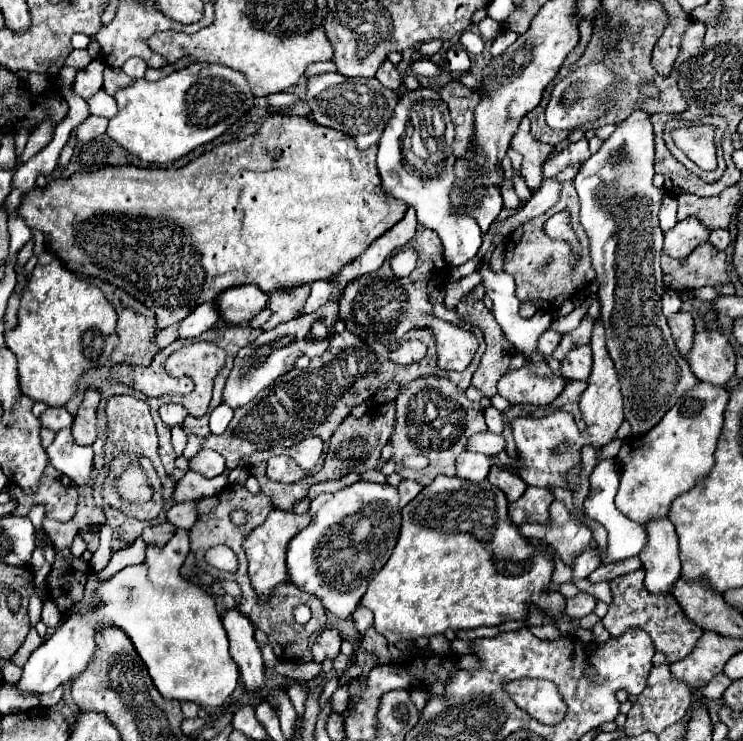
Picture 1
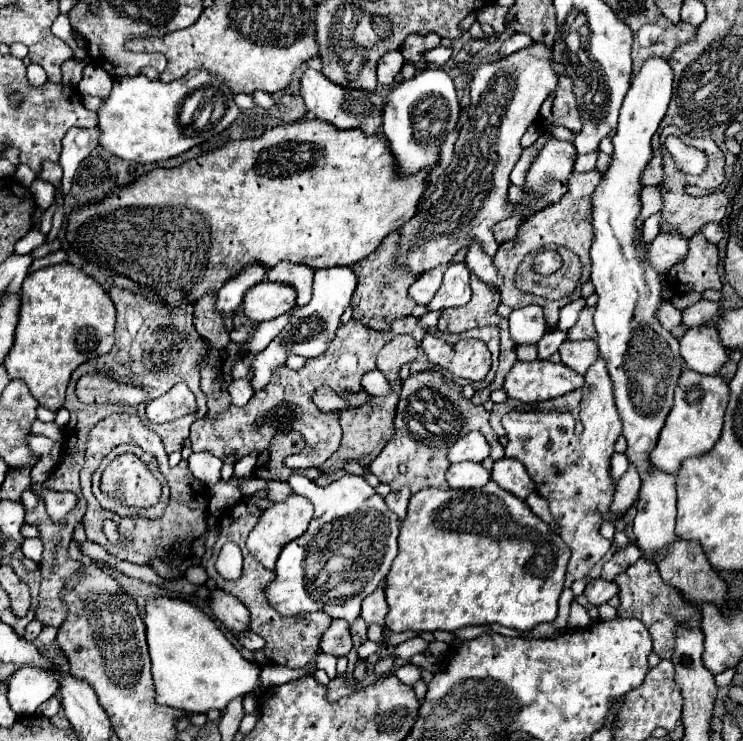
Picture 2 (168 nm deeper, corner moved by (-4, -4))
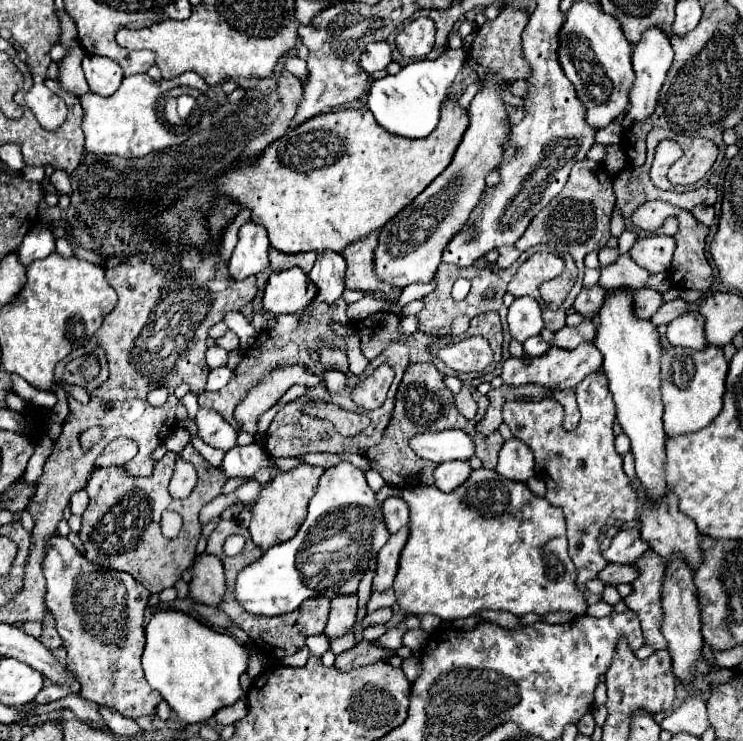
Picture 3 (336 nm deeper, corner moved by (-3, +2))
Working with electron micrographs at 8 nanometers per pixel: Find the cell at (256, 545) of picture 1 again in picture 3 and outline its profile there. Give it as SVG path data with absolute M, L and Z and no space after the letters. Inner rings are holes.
M301 464L297 468L293 468L291 472L283 472L277 478L273 478L265 490L261 492L259 500L253 506L253 520L249 524L249 534L253 538L253 542L265 552L275 544L287 542L291 536L297 534L299 526L305 520L307 514L307 504L313 498L319 478L323 474L323 468L317 466L309 466L309 464Z

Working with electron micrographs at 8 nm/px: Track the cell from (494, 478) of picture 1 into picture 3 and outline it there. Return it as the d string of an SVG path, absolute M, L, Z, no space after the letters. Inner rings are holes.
M511 438L499 450L499 462L495 470L507 480L527 482L533 476L533 454L521 440Z

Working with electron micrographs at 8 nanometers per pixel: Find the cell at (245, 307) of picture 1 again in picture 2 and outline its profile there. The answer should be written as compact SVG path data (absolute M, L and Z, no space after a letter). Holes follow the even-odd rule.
M260 282L244 296L244 312L252 322L278 318L296 308L296 290L282 282Z

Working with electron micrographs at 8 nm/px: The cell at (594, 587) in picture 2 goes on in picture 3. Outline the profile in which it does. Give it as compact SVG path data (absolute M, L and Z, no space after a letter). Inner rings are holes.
M607 564L607 566L599 572L599 580L601 580L603 584L609 584L609 586L631 584L635 578L637 578L637 570L635 570L635 566L631 566L631 564L627 564L627 566Z

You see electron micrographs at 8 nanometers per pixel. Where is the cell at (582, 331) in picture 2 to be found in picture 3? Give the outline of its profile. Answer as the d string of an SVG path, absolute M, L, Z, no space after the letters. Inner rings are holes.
M593 286L591 290L583 290L583 292L577 296L573 308L575 308L575 312L579 312L583 318L595 316L595 312L599 310L599 306L601 306L601 302L603 302L603 296L605 296L605 290L601 290L599 286Z

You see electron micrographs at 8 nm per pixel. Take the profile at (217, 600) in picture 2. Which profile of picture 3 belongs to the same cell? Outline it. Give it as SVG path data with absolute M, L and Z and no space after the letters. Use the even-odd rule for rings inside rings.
M201 554L195 558L191 570L193 570L193 580L189 584L191 598L205 606L219 606L225 594L225 576L221 560L211 554Z

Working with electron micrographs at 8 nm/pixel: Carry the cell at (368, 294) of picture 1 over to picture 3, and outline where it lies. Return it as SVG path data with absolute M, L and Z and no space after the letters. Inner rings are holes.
M377 232L369 234L367 238L351 244L343 250L343 256L347 260L347 276L345 276L345 288L349 290L361 290L365 294L383 294L387 302L397 302L401 296L401 290L397 286L387 286L385 282L379 282L375 276L375 246L377 246Z

